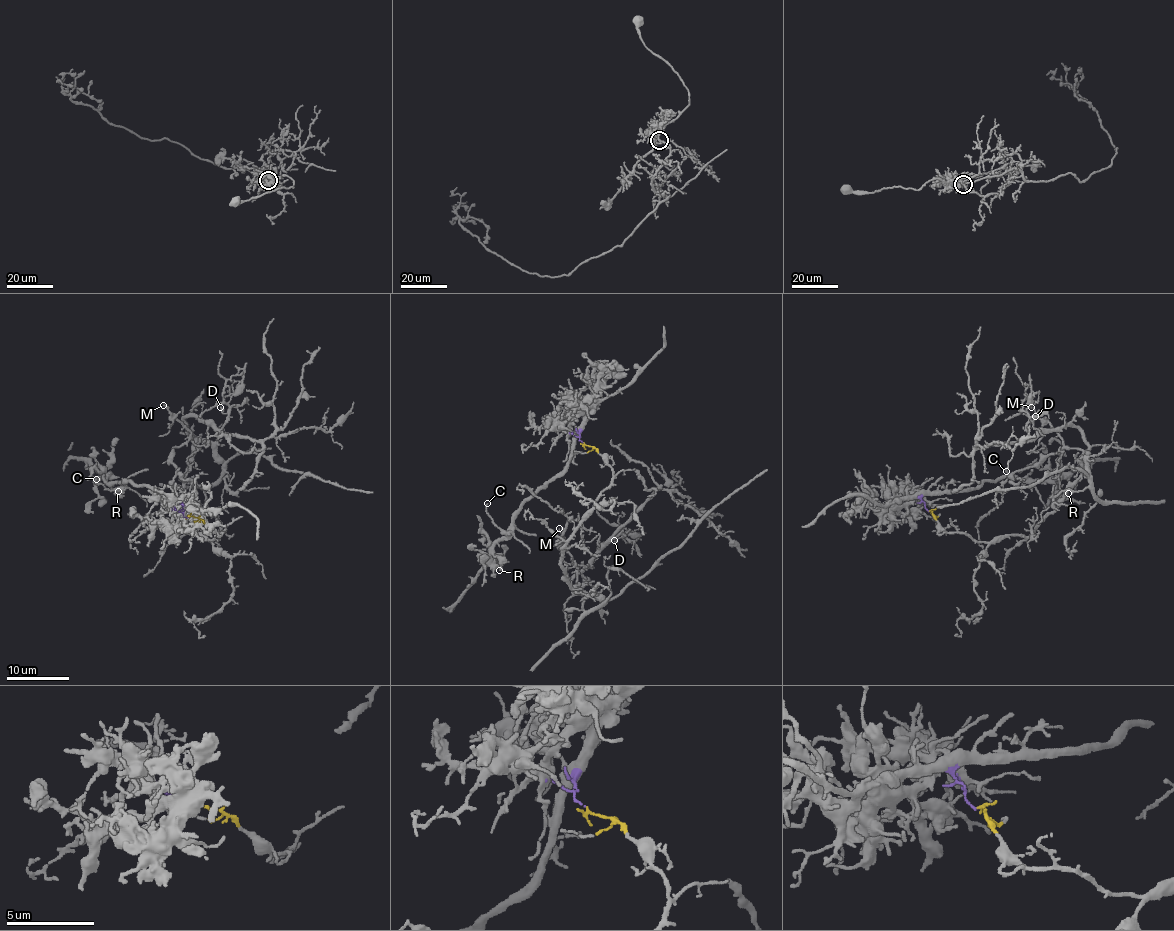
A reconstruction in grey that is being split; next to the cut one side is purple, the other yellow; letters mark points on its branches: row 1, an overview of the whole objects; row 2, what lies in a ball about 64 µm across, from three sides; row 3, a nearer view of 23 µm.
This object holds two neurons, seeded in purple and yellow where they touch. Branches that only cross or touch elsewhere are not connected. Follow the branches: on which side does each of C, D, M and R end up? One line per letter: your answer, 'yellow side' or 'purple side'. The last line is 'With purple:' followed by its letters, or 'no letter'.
C: purple side
D: yellow side
M: yellow side
R: purple side
With purple: C, R

